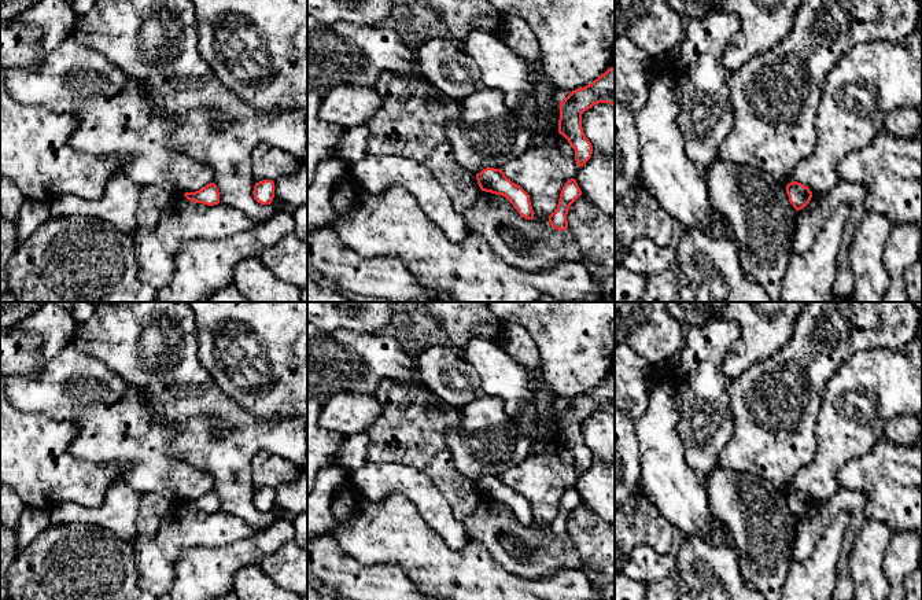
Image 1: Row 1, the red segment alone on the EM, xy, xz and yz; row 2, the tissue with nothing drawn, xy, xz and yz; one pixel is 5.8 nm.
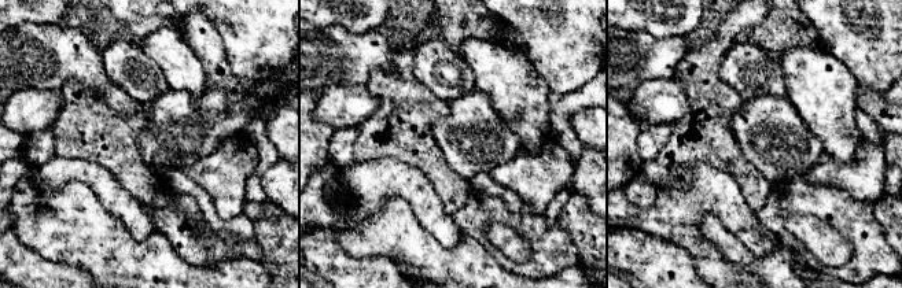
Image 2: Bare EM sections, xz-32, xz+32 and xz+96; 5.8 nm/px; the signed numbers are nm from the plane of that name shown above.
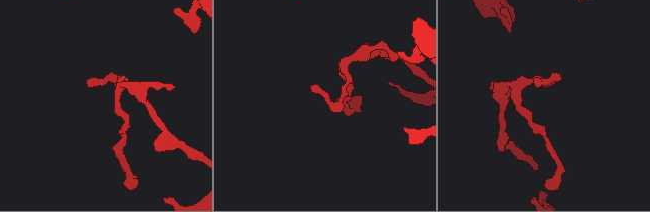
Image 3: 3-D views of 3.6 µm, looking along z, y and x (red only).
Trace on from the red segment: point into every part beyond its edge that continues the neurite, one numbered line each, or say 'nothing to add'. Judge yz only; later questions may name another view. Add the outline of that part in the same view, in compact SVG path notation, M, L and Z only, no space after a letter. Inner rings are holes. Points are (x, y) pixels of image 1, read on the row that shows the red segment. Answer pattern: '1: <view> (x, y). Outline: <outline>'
nothing to add

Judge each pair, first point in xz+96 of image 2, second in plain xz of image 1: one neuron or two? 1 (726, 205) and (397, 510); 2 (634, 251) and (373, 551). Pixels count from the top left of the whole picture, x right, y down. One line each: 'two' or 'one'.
1: two
2: two

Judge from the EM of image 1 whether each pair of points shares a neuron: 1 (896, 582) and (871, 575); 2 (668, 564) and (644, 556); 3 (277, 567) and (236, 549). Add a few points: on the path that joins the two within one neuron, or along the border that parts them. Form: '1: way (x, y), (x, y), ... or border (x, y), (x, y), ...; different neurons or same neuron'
1: border (888, 547), (884, 555), (882, 570), (891, 585); different neurons
2: way (663, 564), (653, 564), (649, 560); same neuron
3: border (288, 543), (284, 543), (258, 563); different neurons

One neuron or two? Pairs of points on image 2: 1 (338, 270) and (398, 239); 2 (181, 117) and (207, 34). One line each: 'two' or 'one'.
1: two
2: one

